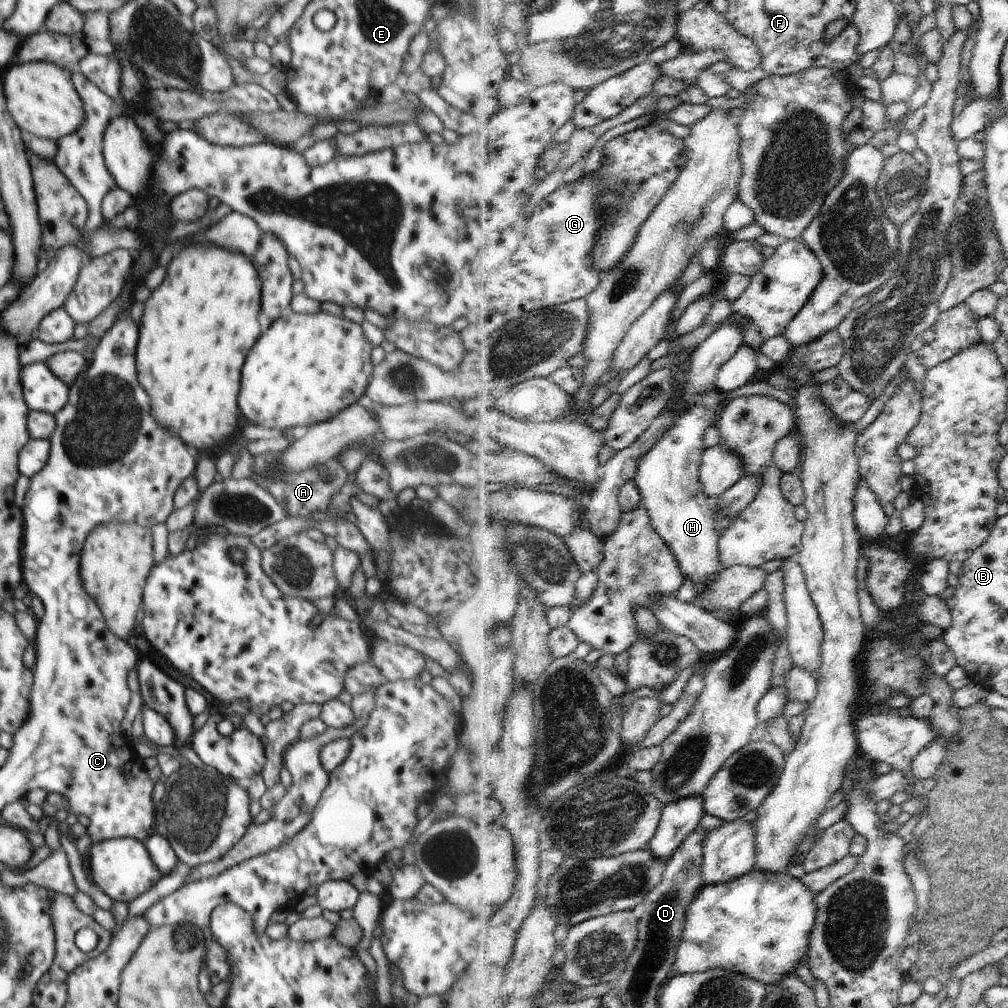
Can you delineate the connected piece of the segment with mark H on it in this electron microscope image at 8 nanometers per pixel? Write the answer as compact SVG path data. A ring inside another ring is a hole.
M716 388L702 394L700 404L688 408L666 432L666 436L644 456L635 478L656 532L666 540L675 558L678 558L686 580L696 584L700 590L696 596L708 592L710 584L714 584L725 569L720 547L723 534L718 528L713 501L706 496L700 476L704 456L708 453L704 436L712 426L721 424L721 413L726 405L726 401L722 401L722 393Z

